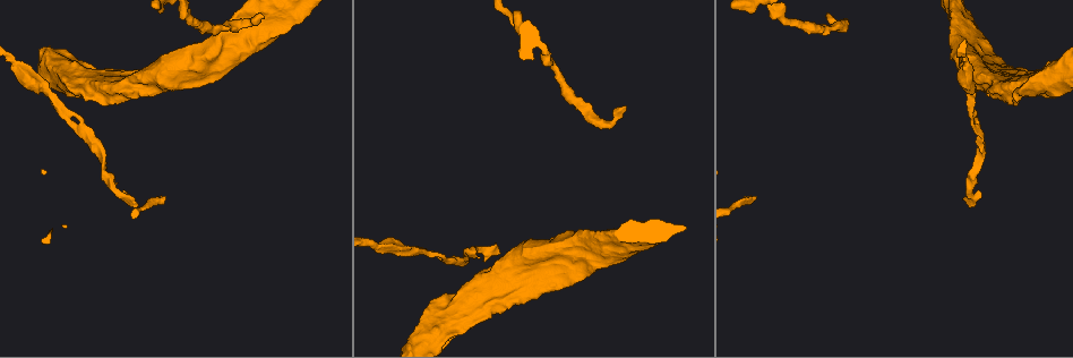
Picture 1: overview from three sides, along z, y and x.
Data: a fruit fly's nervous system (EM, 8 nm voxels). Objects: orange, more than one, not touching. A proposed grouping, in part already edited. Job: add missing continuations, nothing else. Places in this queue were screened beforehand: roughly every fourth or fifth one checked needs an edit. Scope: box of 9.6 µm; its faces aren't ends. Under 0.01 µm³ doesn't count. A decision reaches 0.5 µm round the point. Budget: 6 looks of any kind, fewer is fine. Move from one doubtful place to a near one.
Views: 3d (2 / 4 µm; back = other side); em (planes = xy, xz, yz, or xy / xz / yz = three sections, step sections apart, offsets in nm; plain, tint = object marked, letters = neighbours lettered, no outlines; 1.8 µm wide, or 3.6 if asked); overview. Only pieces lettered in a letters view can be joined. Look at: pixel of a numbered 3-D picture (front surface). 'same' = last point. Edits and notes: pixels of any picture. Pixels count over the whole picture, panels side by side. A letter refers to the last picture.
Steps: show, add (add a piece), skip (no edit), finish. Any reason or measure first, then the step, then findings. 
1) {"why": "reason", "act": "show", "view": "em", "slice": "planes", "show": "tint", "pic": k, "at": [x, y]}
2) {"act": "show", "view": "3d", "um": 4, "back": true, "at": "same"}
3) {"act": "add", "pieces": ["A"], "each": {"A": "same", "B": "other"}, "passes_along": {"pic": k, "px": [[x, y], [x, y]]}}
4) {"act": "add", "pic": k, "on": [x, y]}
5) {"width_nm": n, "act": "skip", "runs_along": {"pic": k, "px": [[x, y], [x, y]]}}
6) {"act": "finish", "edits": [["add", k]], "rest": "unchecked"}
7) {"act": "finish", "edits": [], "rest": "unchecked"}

{"why": "end of a long branch", "act": "show", "view": "3d", "um": 2, "pic": 1, "at": [826, 19]}

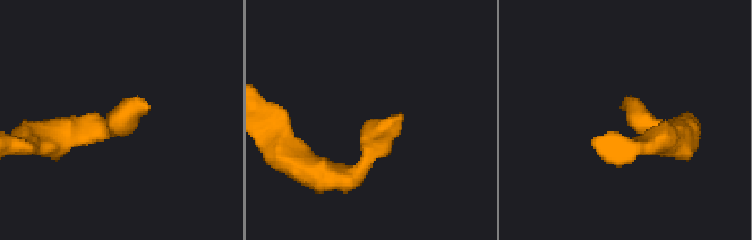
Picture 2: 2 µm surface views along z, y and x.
{"why": "need the tissue", "act": "show", "view": "em", "slice": "planes", "show": "letters", "pic": 2, "at": [625, 110]}

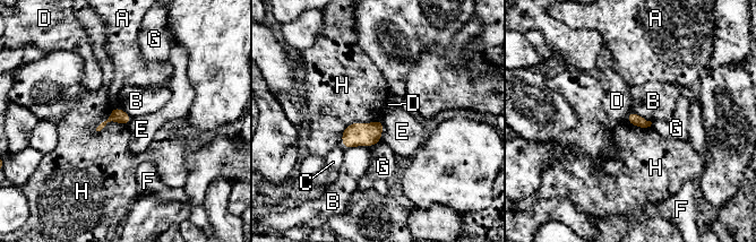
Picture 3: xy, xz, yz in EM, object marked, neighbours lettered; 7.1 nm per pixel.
{"longest_contact_nm": ["H", 240], "act": "skip", "each": {"A": "other", "B": "other", "C": "other", "D": "other", "E": "other", "F": "other", "G": "other", "H": "other"}, "found": "no lettered piece goes on from it"}

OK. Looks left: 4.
{"act": "show", "view": "em", "slice": "planes", "show": "letters", "pic": 1, "at": [755, 198]}

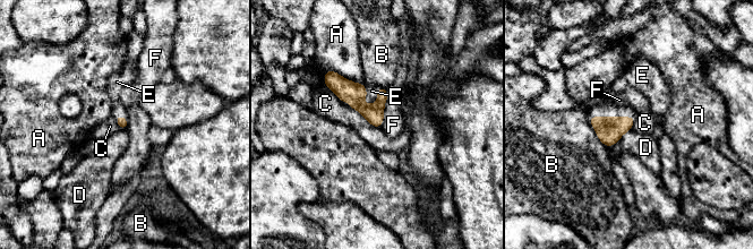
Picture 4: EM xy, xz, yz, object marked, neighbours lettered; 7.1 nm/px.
{"width_nm": 80, "longest_contact_nm": ["A", 320], "act": "add", "pieces": ["E"], "each": {"A": "other", "B": "other", "C": "other", "D": "other", "E": "same", "F": "other"}, "found": "it goes on there"}

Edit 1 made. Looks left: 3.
{"why": "redraw", "act": "show", "view": "overview"}

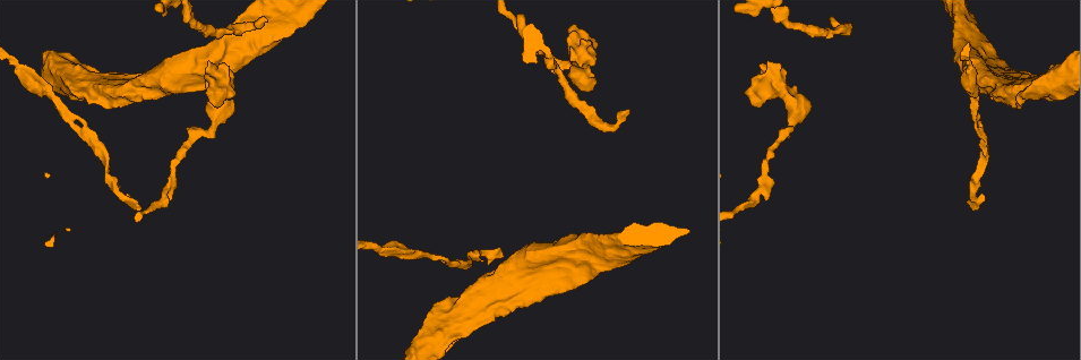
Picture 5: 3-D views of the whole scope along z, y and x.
{"why": "branch stops here", "act": "show", "view": "em", "slice": "yz", "step": 4, "show": "letters", "pic": 5, "at": [501, 252]}

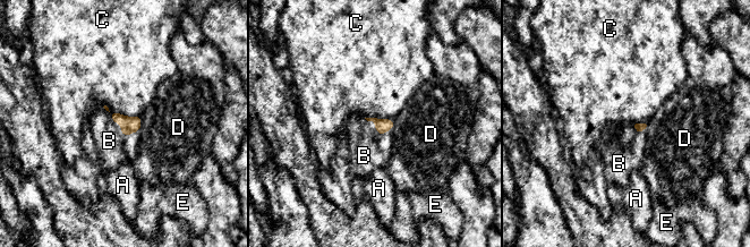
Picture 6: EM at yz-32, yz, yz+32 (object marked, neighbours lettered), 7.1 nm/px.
{"act": "show", "view": "em", "slice": "planes", "show": "letters", "at": "same"}

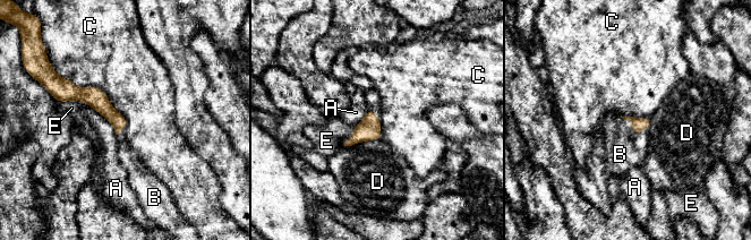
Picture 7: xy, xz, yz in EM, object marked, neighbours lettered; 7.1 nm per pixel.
{"width_nm": 100, "act": "add", "pieces": ["B"], "each": {"A": "other", "B": "same", "C": "other", "D": "other", "E": "other"}, "passes_along": {"pic": 7, "px": [[638, 125], [630, 122], [620, 154]]}, "found": "the neuron continues"}

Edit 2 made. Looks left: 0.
{"act": "finish", "edits": [["add", 4], ["add", 7]], "rest": "unchecked"}

